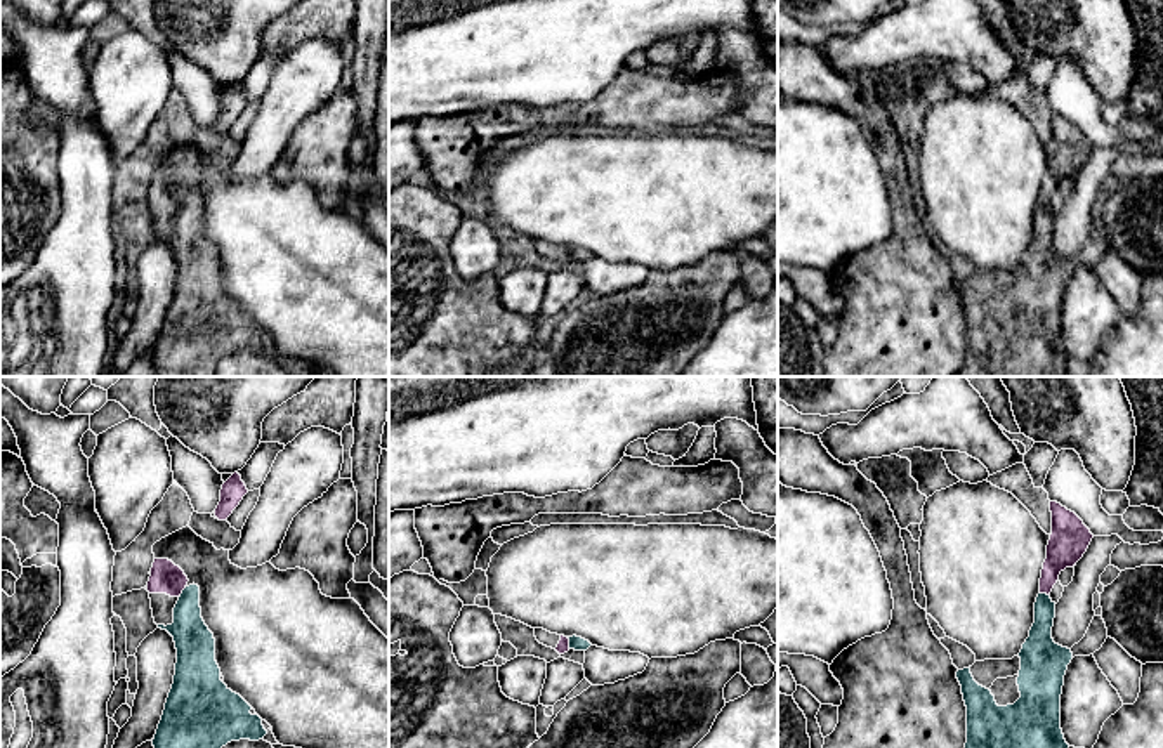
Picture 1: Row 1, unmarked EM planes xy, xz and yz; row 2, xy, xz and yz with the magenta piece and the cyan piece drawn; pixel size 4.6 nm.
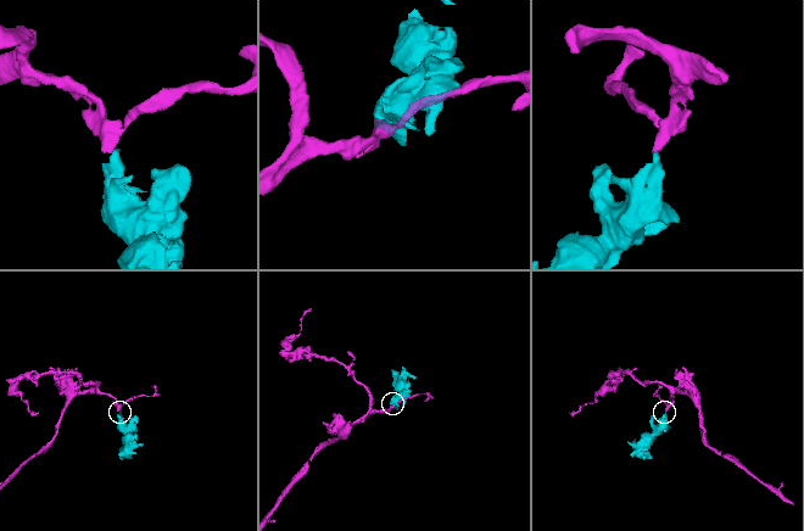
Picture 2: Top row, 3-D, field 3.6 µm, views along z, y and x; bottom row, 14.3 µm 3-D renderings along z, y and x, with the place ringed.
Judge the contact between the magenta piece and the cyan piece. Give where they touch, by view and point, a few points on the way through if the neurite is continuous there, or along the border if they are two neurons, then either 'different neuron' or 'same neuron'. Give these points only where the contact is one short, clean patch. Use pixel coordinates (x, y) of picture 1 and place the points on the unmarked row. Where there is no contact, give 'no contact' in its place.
xz (568, 254) | across xz (563, 257), (568, 254), (575, 254) | same neuron

